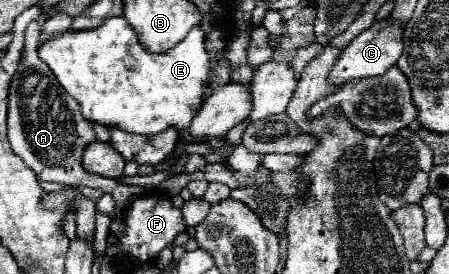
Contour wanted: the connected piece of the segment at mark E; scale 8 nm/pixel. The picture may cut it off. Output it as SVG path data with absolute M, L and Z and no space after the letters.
M119 16L119 18L105 20L105 24L95 30L63 32L51 38L39 48L39 58L51 68L51 72L55 74L57 82L65 88L65 92L71 94L75 100L79 100L81 112L89 122L97 122L107 128L119 128L133 134L147 134L147 136L159 134L165 128L175 128L181 140L203 142L211 146L213 152L221 150L223 144L227 142L225 136L205 136L203 140L199 140L197 136L189 134L191 120L199 112L205 100L205 88L209 84L209 70L211 70L211 58L205 50L205 36L201 26L193 28L193 32L189 32L189 36L169 52L149 54L145 52L145 48L137 44L137 32L133 32L129 28L129 22L123 16Z

